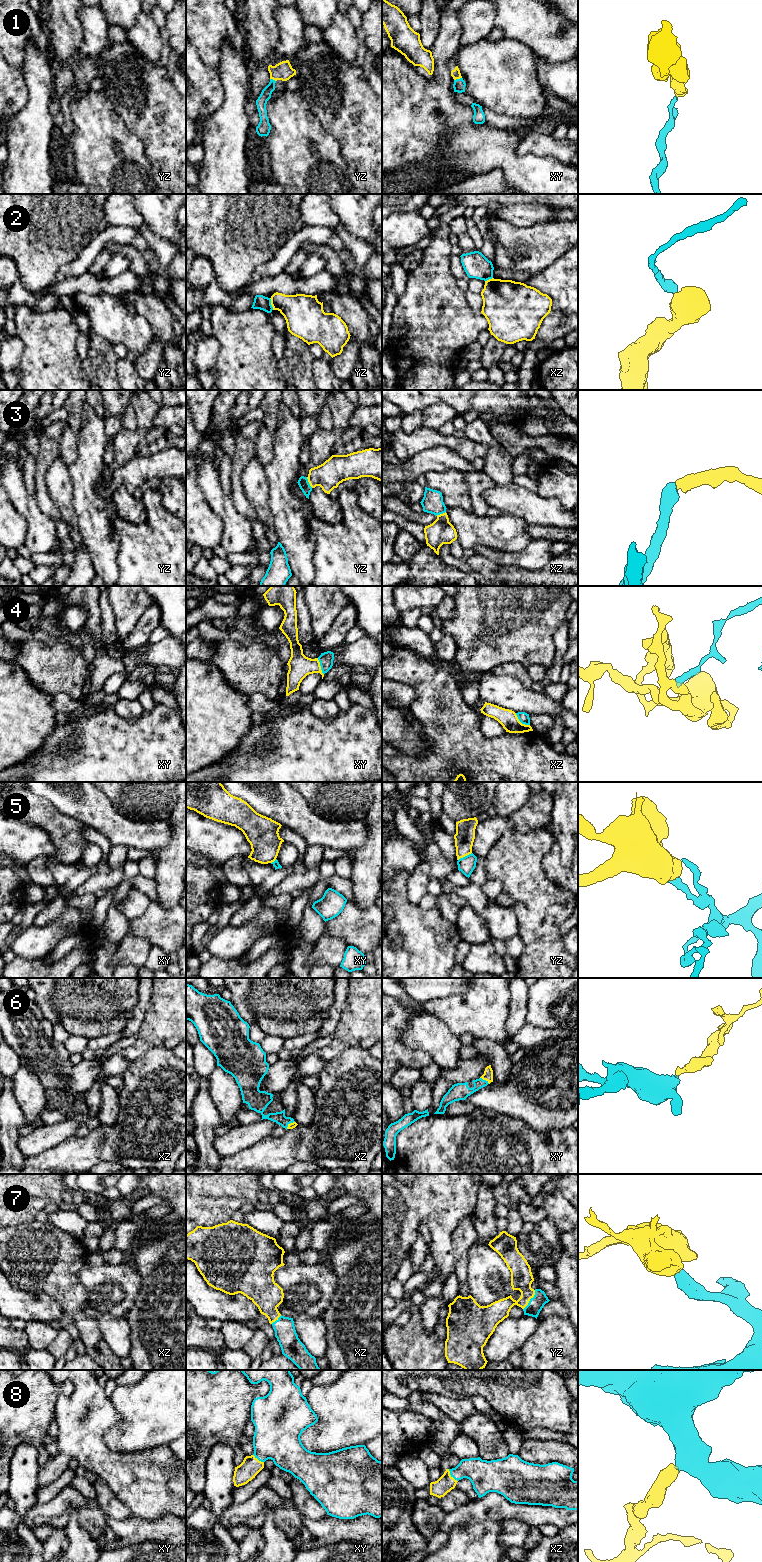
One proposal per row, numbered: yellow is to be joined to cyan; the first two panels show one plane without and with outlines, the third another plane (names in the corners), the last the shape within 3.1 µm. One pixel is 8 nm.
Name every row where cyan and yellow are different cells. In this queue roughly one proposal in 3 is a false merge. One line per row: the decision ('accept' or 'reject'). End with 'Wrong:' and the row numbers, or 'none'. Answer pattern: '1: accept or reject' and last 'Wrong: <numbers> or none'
1: accept
2: reject
3: accept
4: reject
5: reject
6: accept
7: accept
8: accept
Wrong: 2, 4, 5

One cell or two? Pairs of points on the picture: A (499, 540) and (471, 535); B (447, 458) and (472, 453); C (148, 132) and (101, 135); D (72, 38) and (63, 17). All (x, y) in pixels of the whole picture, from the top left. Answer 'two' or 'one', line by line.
A: one
B: two
C: two
D: one

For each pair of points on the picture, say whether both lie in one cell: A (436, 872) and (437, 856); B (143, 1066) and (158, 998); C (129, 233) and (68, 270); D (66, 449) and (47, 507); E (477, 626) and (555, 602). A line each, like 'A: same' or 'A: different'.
A: same
B: different
C: same
D: different
E: same

